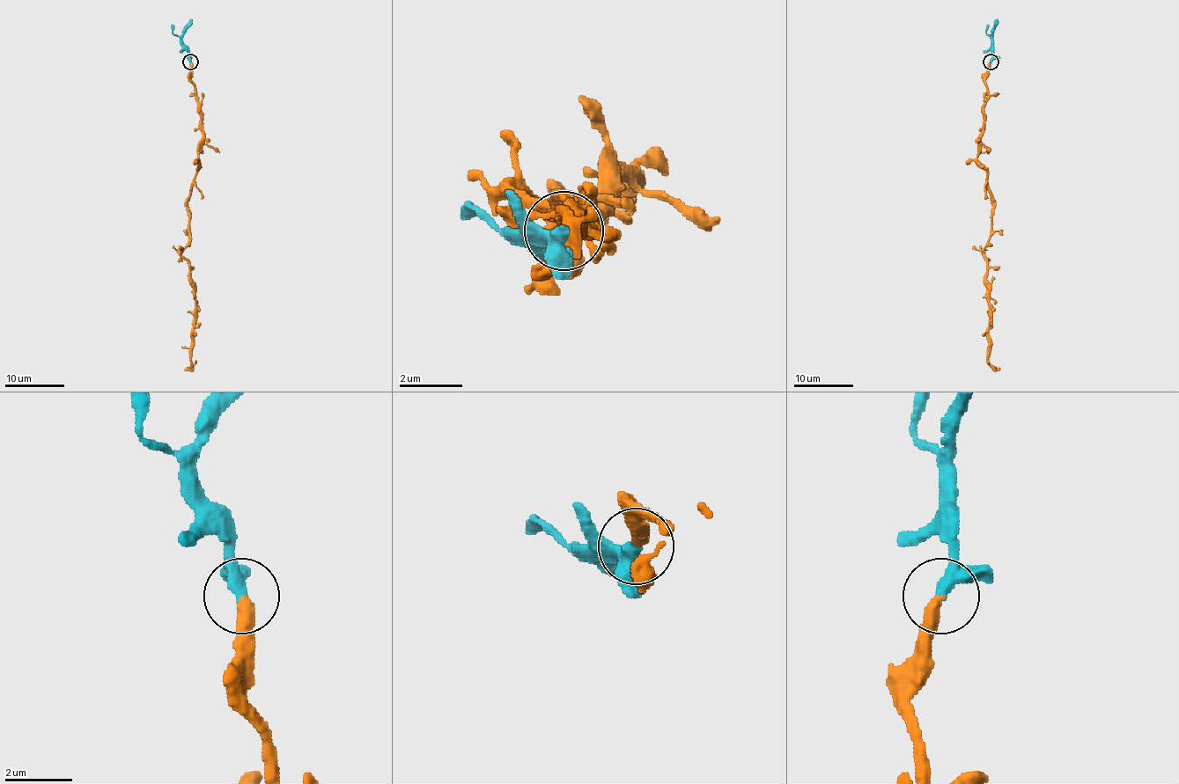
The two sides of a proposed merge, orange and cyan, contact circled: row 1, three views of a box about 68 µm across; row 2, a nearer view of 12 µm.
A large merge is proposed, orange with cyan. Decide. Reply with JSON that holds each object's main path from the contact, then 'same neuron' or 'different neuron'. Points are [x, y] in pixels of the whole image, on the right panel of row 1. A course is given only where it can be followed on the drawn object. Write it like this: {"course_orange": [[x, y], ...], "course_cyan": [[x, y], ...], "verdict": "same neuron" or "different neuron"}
{"course_orange": [[991, 61], [976, 162], [986, 171], [991, 203], [989, 245], [984, 250], [989, 362], [999, 370]], "course_cyan": [[991, 61], [991, 30], [998, 19]], "verdict": "same neuron"}

